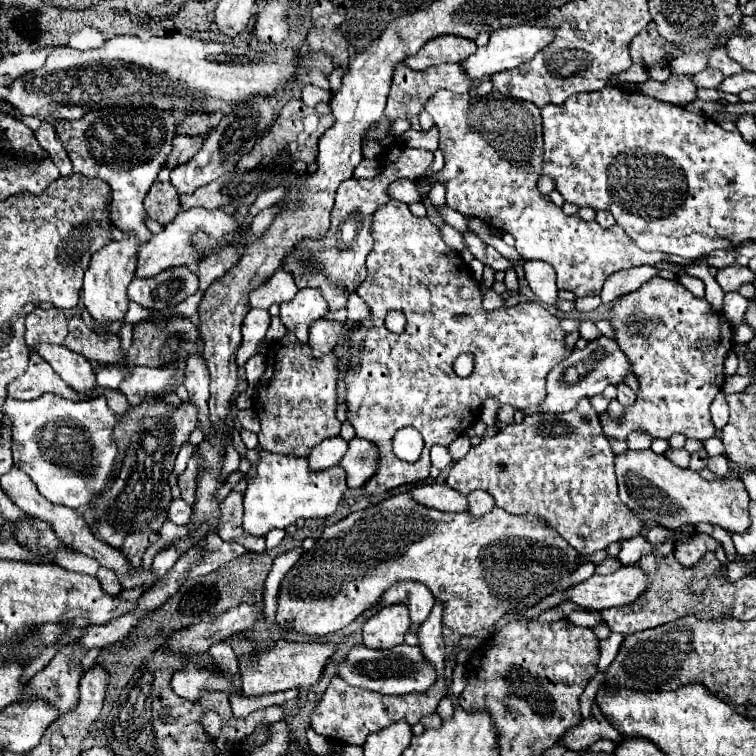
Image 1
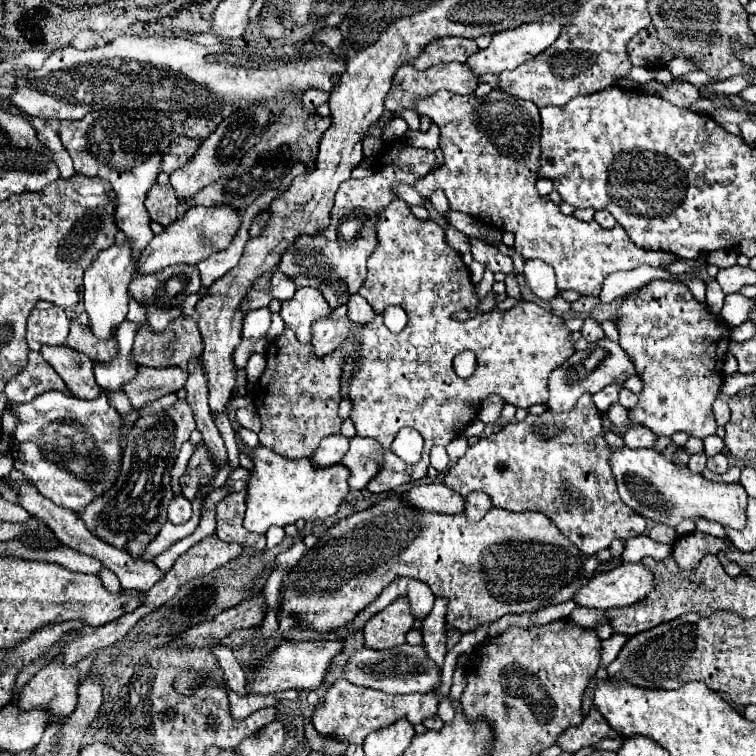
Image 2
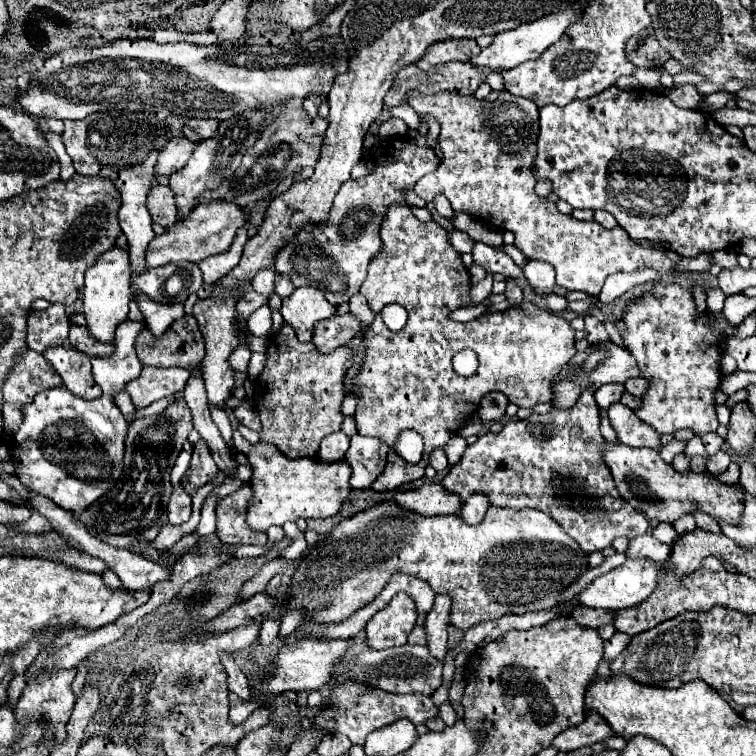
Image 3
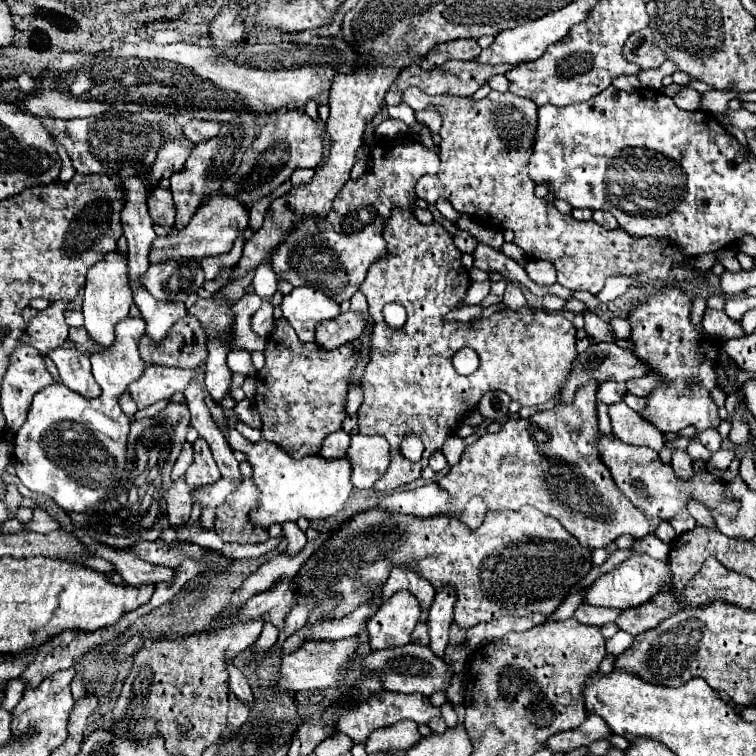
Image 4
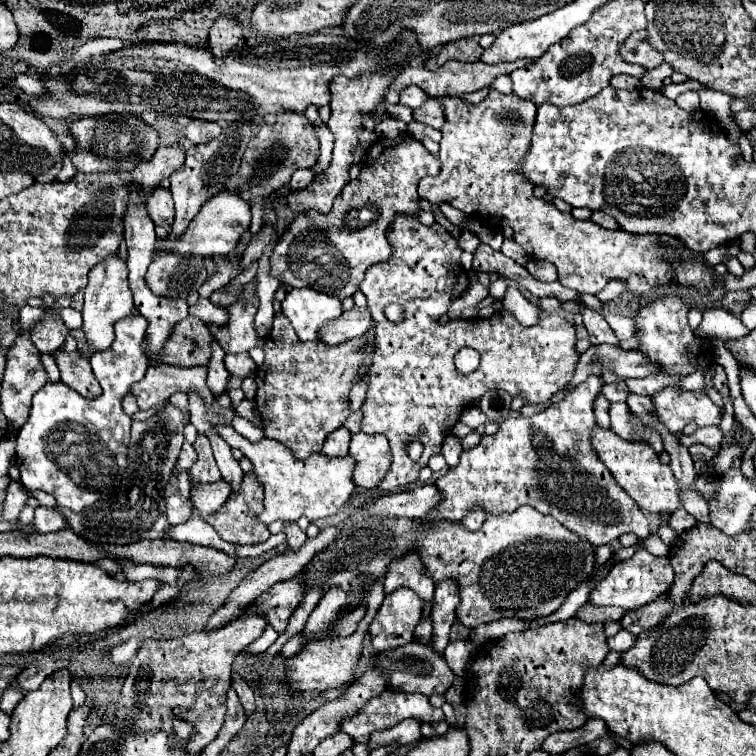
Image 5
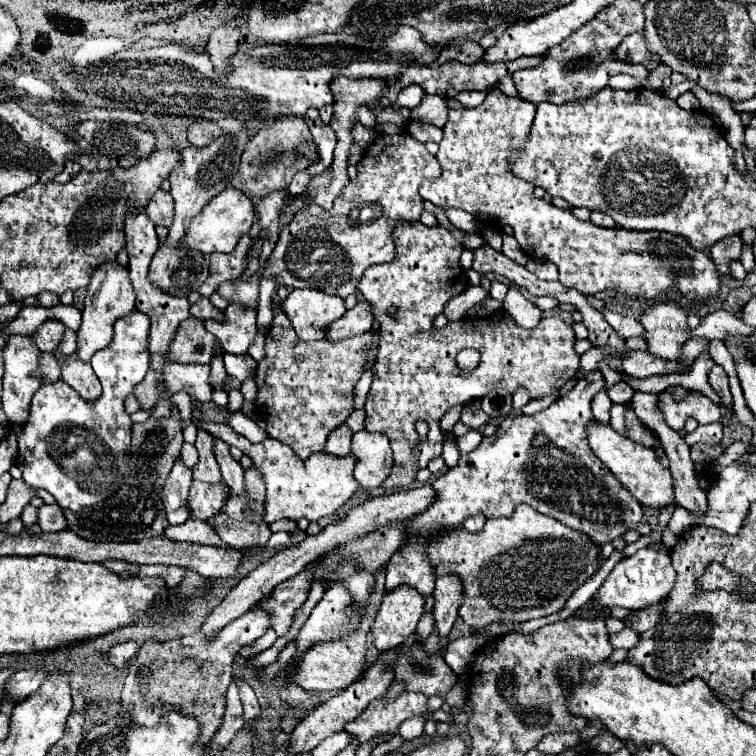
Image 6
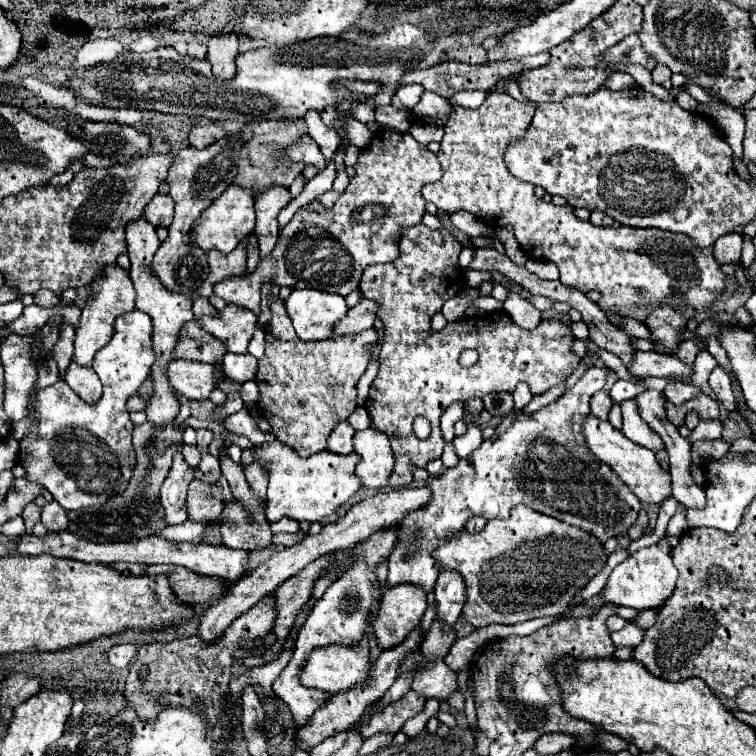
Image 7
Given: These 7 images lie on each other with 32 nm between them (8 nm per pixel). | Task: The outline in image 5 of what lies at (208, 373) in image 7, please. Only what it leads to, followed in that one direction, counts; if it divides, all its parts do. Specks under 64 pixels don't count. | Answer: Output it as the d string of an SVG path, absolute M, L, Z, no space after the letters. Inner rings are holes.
M160 364L158 368L150 366L140 384L132 386L132 394L136 396L140 410L148 410L154 404L168 400L174 392L188 392L188 390L200 394L204 404L214 405L212 392L206 384L208 376L206 368L208 366L192 366L192 368L180 368L172 364Z

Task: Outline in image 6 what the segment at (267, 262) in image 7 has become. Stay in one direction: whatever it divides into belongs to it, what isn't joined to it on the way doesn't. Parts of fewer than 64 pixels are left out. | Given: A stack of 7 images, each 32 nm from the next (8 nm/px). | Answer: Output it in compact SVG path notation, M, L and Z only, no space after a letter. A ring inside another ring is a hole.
M408 132L398 134L380 134L364 152L362 160L358 162L358 176L350 180L350 184L342 190L342 194L334 200L332 210L322 210L318 204L304 206L298 210L290 224L280 230L280 238L276 242L274 252L266 260L266 264L248 280L228 280L218 286L218 294L228 302L244 304L258 308L258 288L260 278L272 278L278 284L286 284L288 288L314 288L326 294L336 294L346 298L348 294L356 292L360 276L364 270L378 262L390 262L396 256L396 244L392 240L392 232L396 230L398 222L418 222L420 214L424 212L424 198L420 196L420 184L424 180L440 178L440 164L434 154L426 150L424 144L414 140Z

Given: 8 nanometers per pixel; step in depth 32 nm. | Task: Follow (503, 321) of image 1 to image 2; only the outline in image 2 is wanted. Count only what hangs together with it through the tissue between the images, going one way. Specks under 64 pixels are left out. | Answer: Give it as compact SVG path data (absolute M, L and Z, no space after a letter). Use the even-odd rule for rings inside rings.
M394 200L392 204L388 204L388 208L384 208L384 212L380 212L376 234L378 234L378 248L368 258L368 276L358 292L368 300L376 318L370 324L358 328L354 336L358 342L362 342L362 354L360 354L360 366L356 368L350 380L350 398L354 400L354 410L350 418L356 426L358 436L376 438L386 450L380 474L368 484L370 492L380 494L380 492L394 490L404 482L424 478L430 466L428 460L430 448L446 446L452 438L460 436L462 430L476 420L480 402L486 396L498 394L504 398L504 402L514 404L518 408L544 404L544 400L548 400L548 376L552 374L552 368L560 368L560 364L564 364L564 360L568 360L568 356L572 356L572 352L576 350L572 342L572 332L566 328L564 318L526 300L518 302L510 310L476 314L466 322L452 320L450 316L454 312L472 310L470 300L476 300L472 298L474 284L470 282L470 270L464 266L462 256L448 246L444 230L434 220L418 220L410 212L410 206L404 200ZM392 304L402 306L408 314L408 324L400 334L392 334L382 320L384 308ZM526 338L536 338L536 368L534 368L534 360L530 360L530 348ZM462 350L476 352L478 368L470 378L460 378L452 370L452 358ZM406 426L418 430L424 438L424 458L418 464L406 464L390 450L398 430Z

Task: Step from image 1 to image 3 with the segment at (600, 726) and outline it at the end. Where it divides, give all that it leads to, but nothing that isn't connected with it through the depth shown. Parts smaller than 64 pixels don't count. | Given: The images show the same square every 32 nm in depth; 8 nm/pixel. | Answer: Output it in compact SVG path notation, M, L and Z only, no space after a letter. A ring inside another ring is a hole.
M588 712L586 720L580 726L568 728L568 732L560 732L560 736L556 736L556 740L552 740L550 746L556 750L562 750L562 752L572 752L582 746L602 742L608 736L614 736L614 732L612 732L612 728L608 728L606 720L602 716L598 716L596 712Z

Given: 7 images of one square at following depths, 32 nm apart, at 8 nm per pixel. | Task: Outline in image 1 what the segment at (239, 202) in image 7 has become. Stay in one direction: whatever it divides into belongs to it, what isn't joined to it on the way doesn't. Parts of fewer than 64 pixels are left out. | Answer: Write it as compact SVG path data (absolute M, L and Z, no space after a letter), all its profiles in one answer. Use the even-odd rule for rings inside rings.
M190 208L180 212L170 224L166 224L162 228L162 232L154 234L150 238L148 244L144 244L138 252L138 268L136 268L136 276L140 278L148 278L148 276L156 276L158 272L172 268L172 266L188 266L188 268L196 268L196 264L200 260L204 260L208 254L202 252L196 242L192 240L192 236L196 234L196 230L204 230L208 232L208 236L212 236L220 246L226 246L226 234L234 232L238 228L238 220L234 214L224 212L222 208L218 210L206 210L206 208Z

